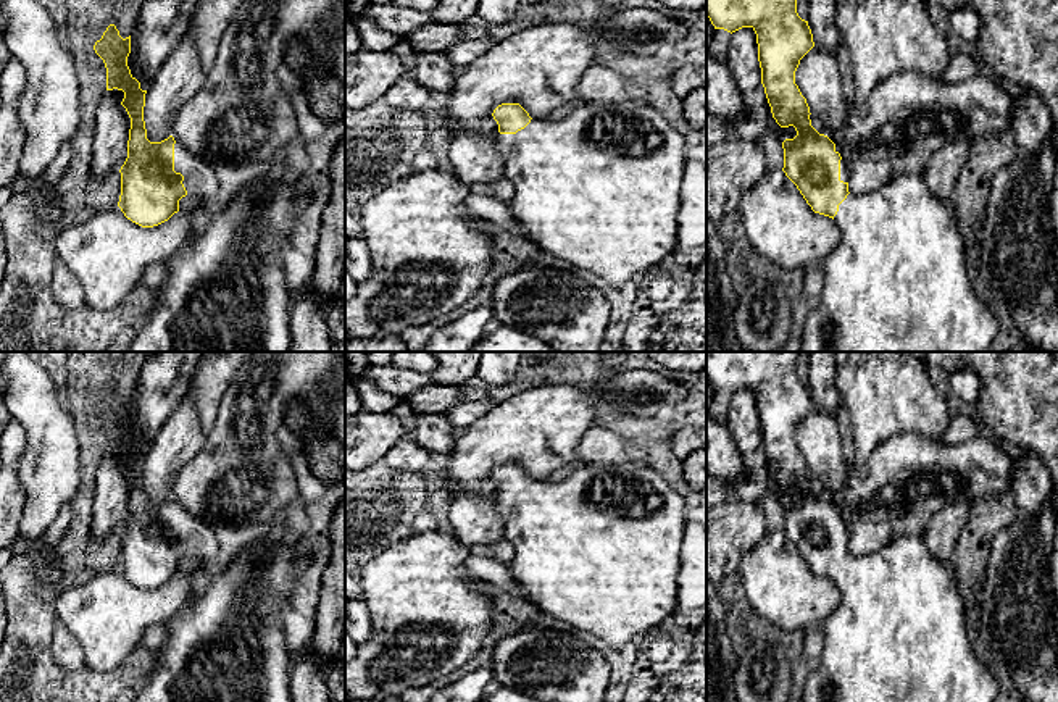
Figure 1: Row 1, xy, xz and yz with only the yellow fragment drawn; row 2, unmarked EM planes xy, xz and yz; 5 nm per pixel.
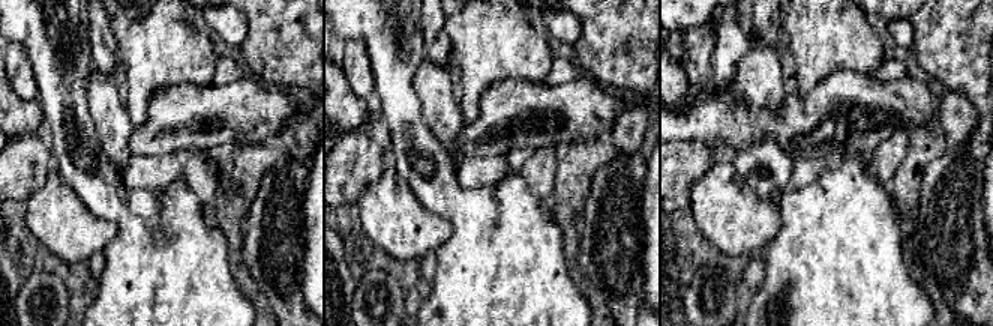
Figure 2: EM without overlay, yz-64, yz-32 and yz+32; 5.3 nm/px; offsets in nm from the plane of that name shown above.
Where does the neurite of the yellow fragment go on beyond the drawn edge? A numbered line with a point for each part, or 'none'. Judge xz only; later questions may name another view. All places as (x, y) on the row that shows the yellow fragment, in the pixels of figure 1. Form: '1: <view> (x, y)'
1: xz (599, 189)

